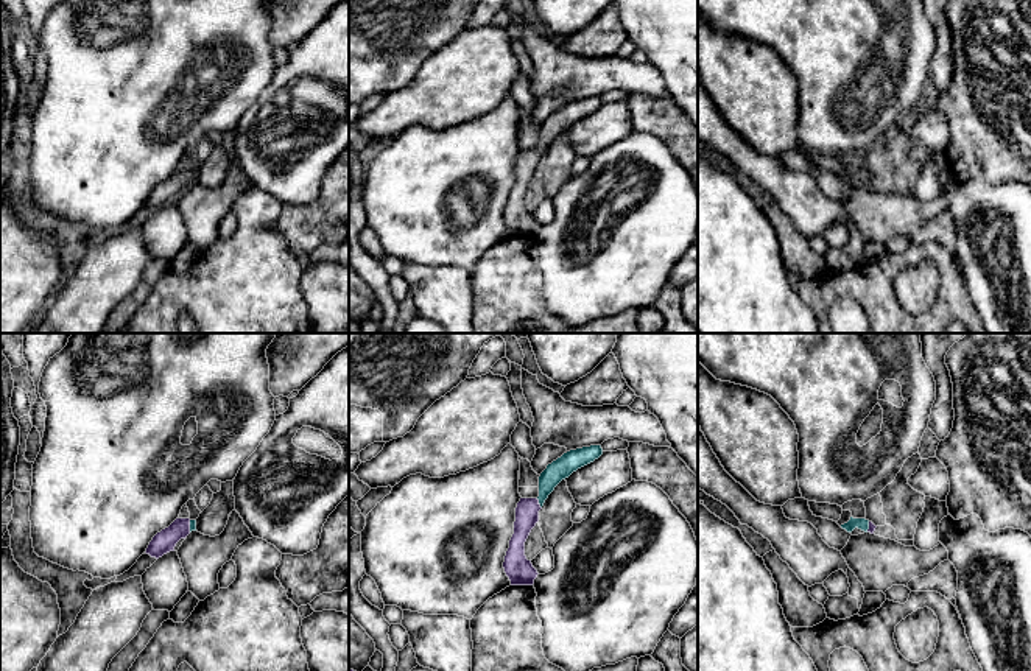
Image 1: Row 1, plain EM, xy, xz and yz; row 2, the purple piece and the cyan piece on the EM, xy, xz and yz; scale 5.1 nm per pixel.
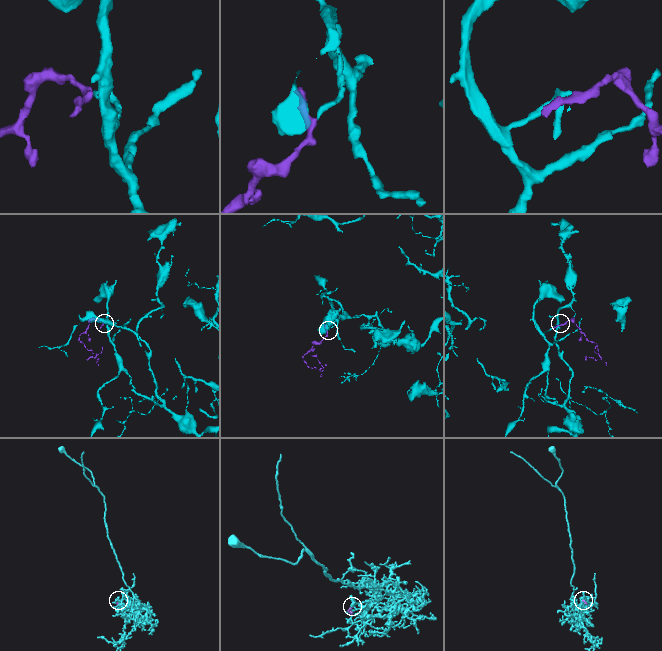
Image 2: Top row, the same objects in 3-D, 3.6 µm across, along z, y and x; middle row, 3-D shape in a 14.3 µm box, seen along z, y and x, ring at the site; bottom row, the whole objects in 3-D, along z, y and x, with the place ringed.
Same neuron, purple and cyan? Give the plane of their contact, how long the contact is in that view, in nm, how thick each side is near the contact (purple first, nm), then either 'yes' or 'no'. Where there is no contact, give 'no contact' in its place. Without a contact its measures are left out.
xz | 60 nm | 130/110 nm | yes

